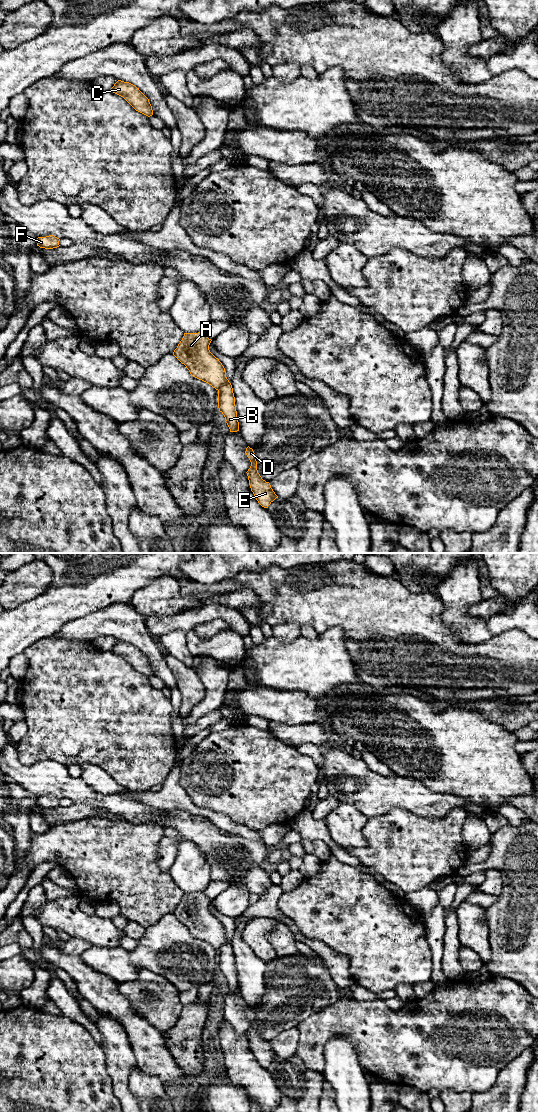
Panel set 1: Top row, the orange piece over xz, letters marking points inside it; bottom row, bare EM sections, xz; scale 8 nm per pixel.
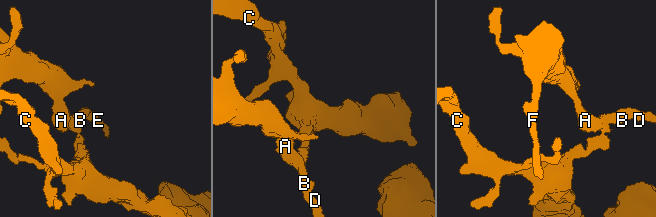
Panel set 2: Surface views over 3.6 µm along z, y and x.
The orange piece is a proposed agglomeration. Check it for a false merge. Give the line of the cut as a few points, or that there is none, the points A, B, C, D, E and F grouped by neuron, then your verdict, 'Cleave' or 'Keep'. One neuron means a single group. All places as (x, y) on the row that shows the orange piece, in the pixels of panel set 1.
Split along xz (229, 382), (225, 382), (218, 390). Groups: A C F / B D E. Cleave

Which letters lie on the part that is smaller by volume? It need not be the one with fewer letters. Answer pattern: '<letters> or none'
B, D, E

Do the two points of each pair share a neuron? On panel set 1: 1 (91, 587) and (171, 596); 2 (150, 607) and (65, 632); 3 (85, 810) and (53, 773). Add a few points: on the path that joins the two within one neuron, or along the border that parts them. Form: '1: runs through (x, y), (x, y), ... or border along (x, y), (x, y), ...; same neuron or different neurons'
1: border along (155, 579), (140, 587), (133, 594), (129, 602); different neurons
2: border along (129, 603), (145, 617); different neurons
3: border along (74, 802), (88, 802), (97, 809), (102, 809); different neurons

